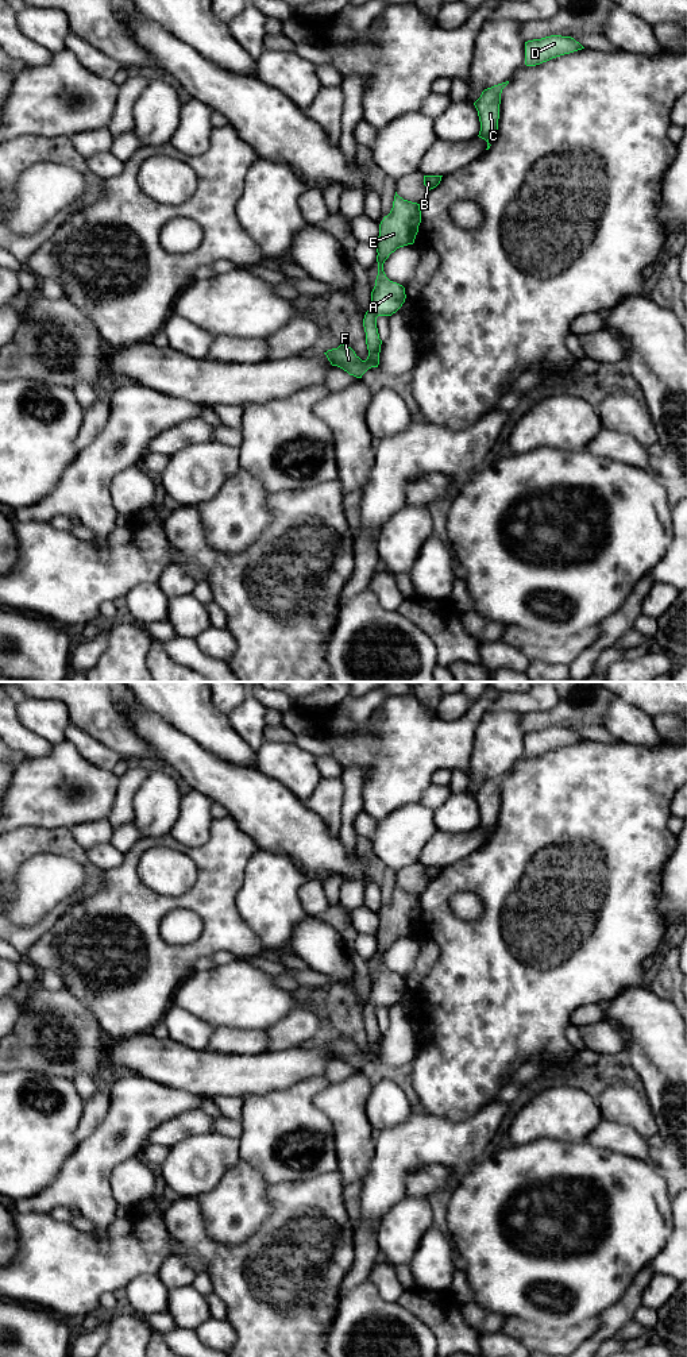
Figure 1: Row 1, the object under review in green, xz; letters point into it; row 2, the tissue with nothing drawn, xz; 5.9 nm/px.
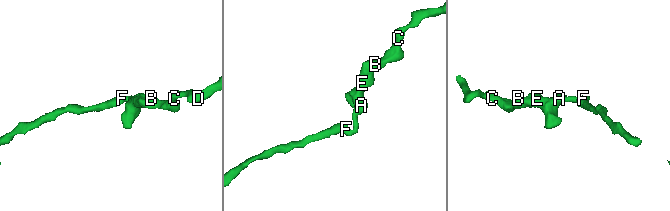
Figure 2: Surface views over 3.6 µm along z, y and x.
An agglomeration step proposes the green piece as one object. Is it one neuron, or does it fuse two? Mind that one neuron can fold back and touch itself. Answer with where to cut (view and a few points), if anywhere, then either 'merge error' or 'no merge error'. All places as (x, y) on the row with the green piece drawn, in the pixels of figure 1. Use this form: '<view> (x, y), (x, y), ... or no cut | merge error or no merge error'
no cut | no merge error

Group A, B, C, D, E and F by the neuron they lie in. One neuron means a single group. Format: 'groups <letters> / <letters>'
groups A B C D E F

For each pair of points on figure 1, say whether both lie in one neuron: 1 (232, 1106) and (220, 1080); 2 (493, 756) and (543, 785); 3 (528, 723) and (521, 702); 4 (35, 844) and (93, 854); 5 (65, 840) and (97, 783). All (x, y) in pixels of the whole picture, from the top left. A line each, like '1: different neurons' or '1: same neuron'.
1: different neurons
2: different neurons
3: different neurons
4: different neurons
5: different neurons

